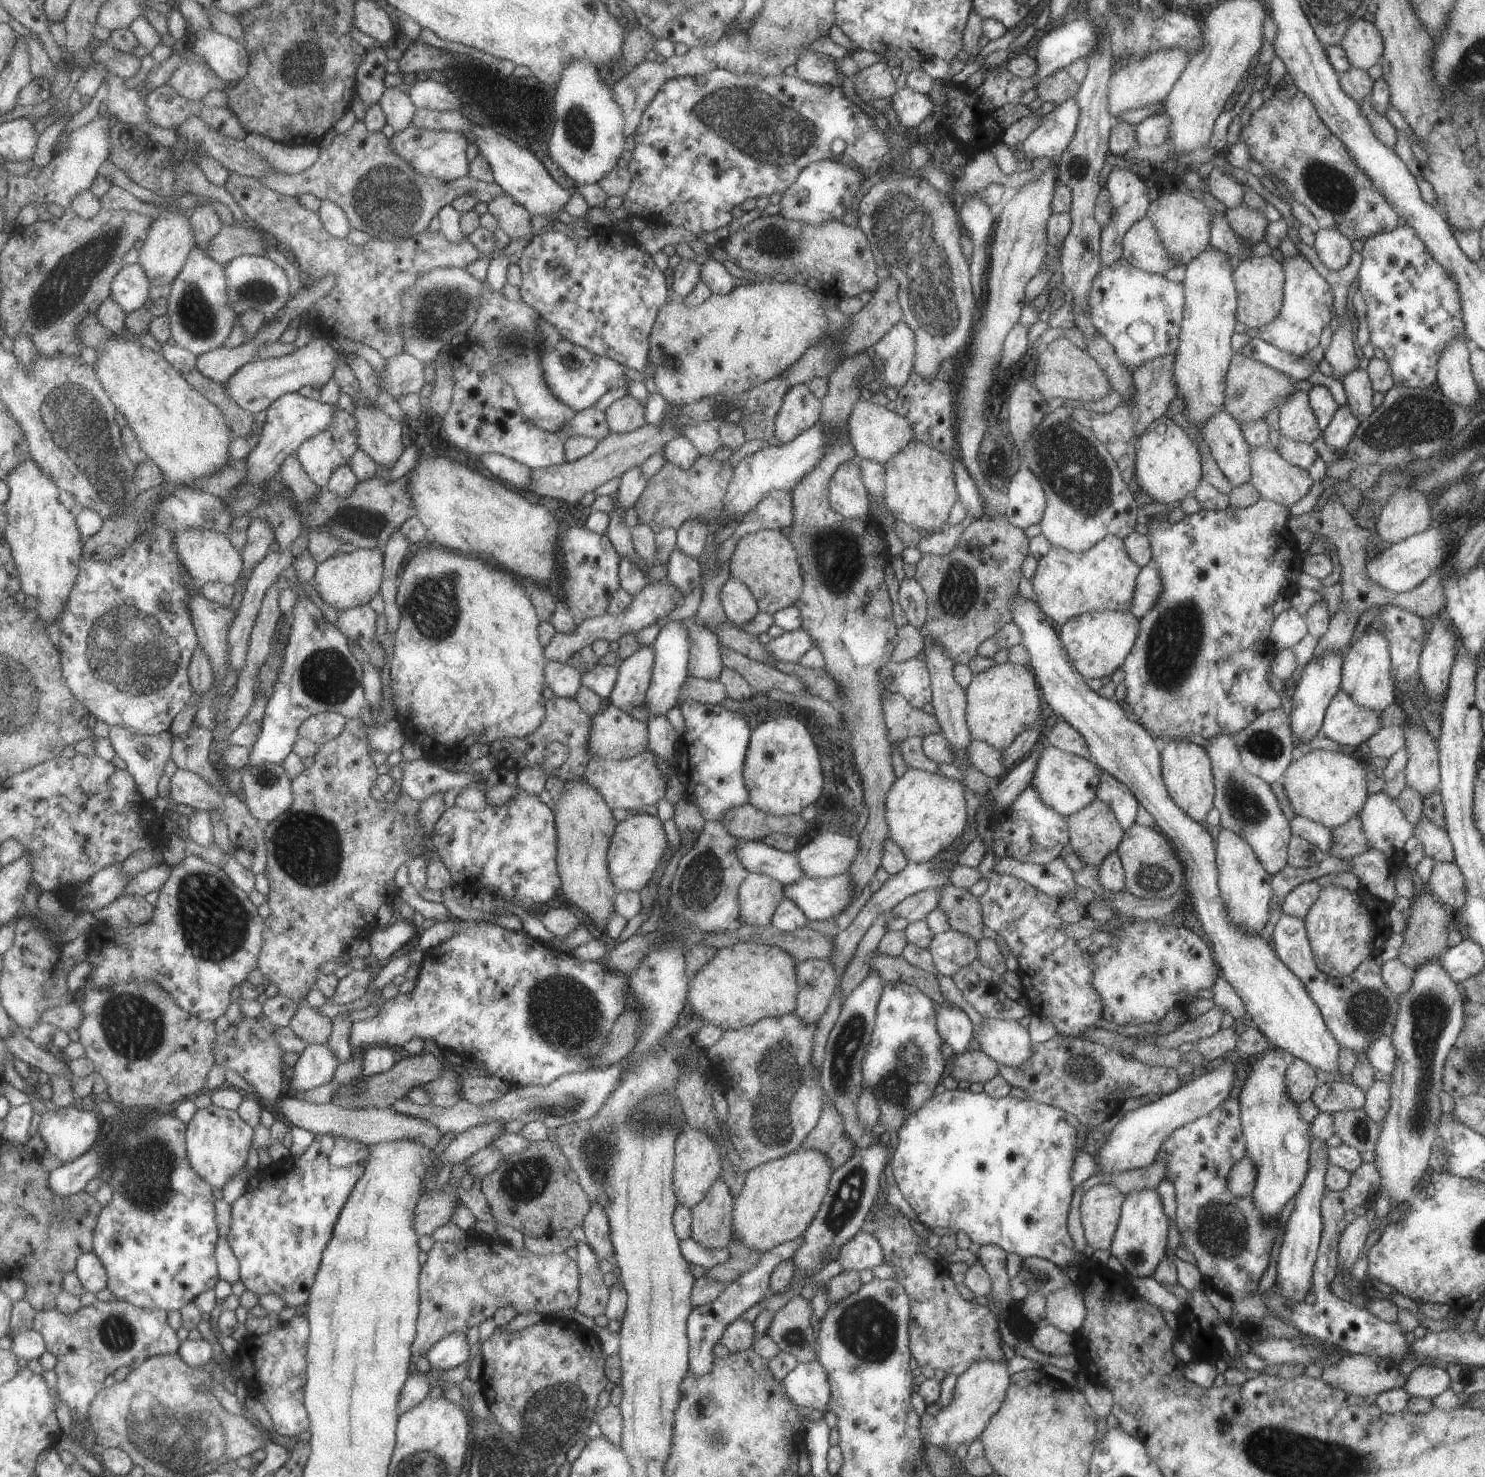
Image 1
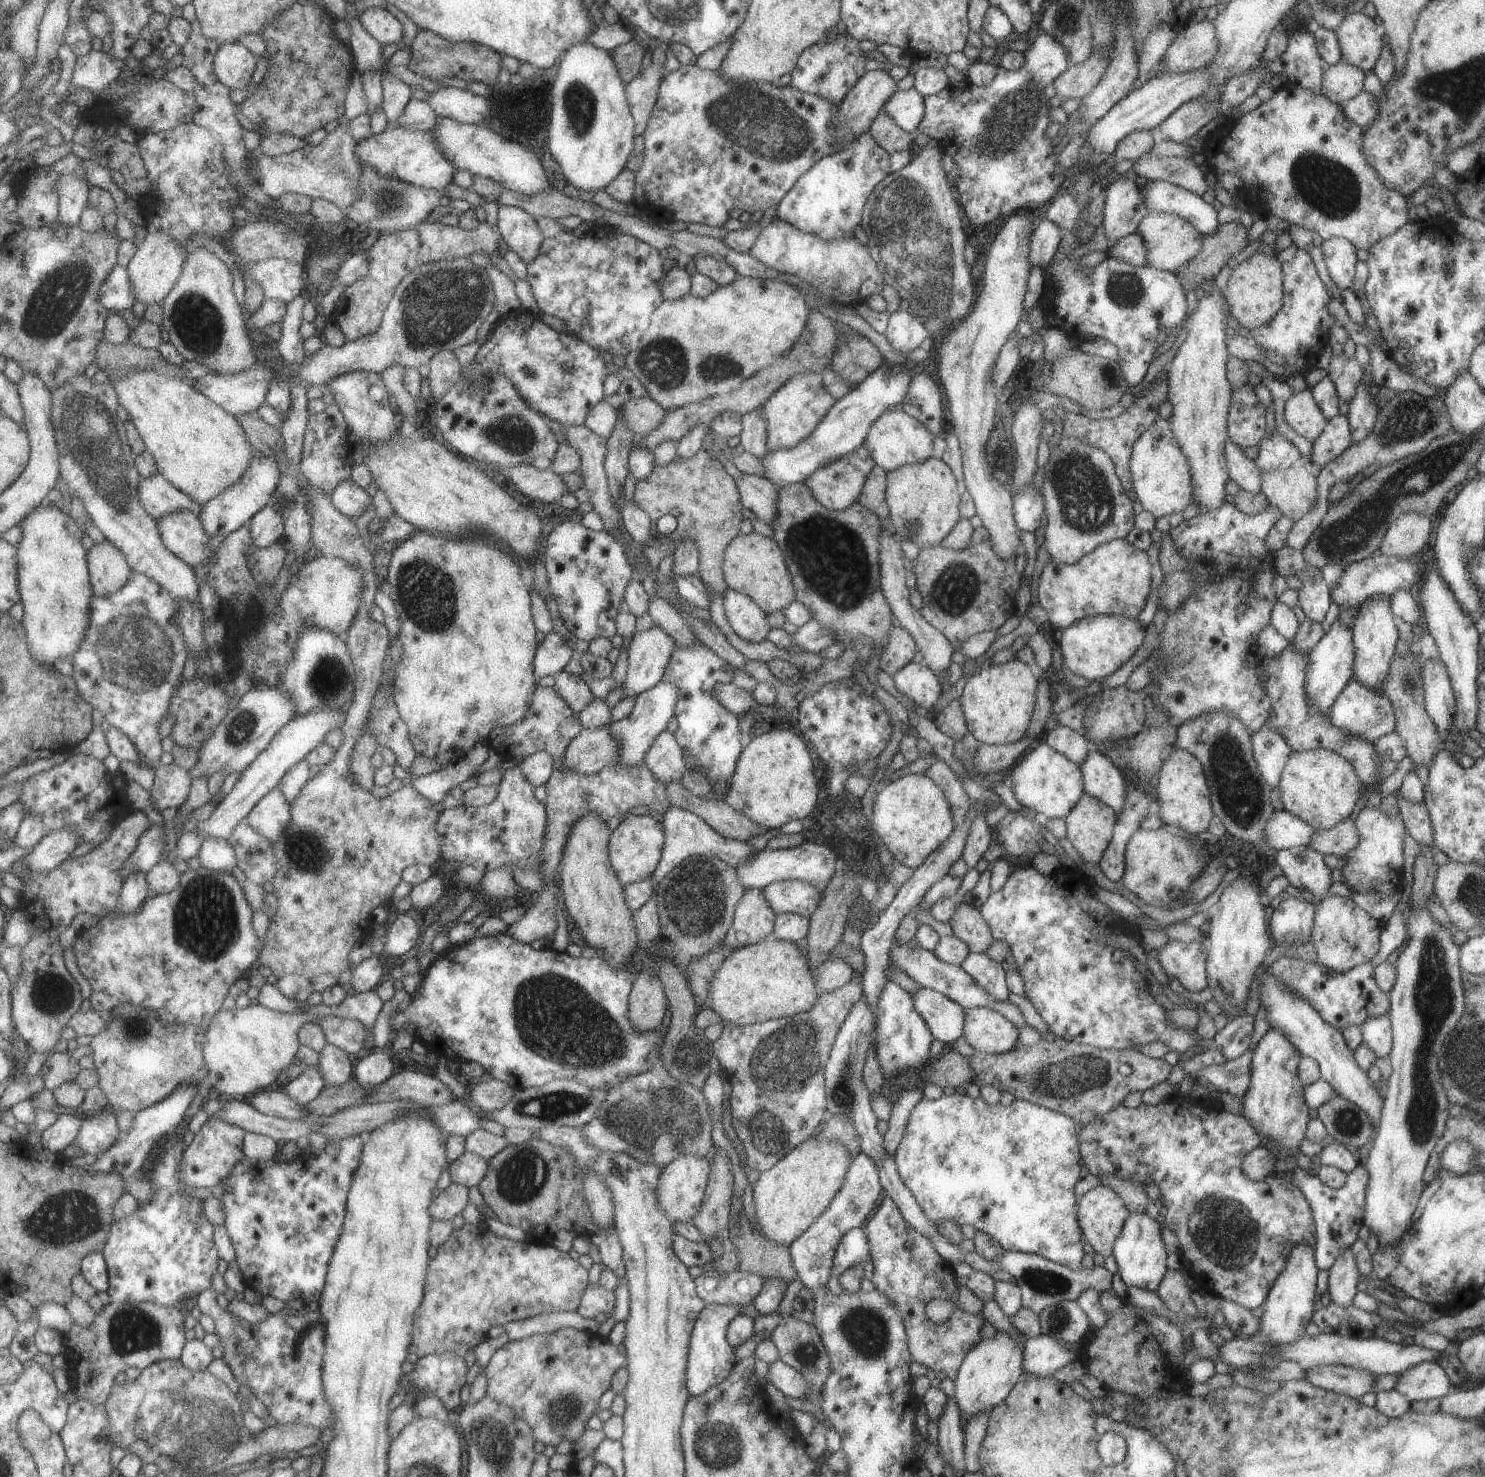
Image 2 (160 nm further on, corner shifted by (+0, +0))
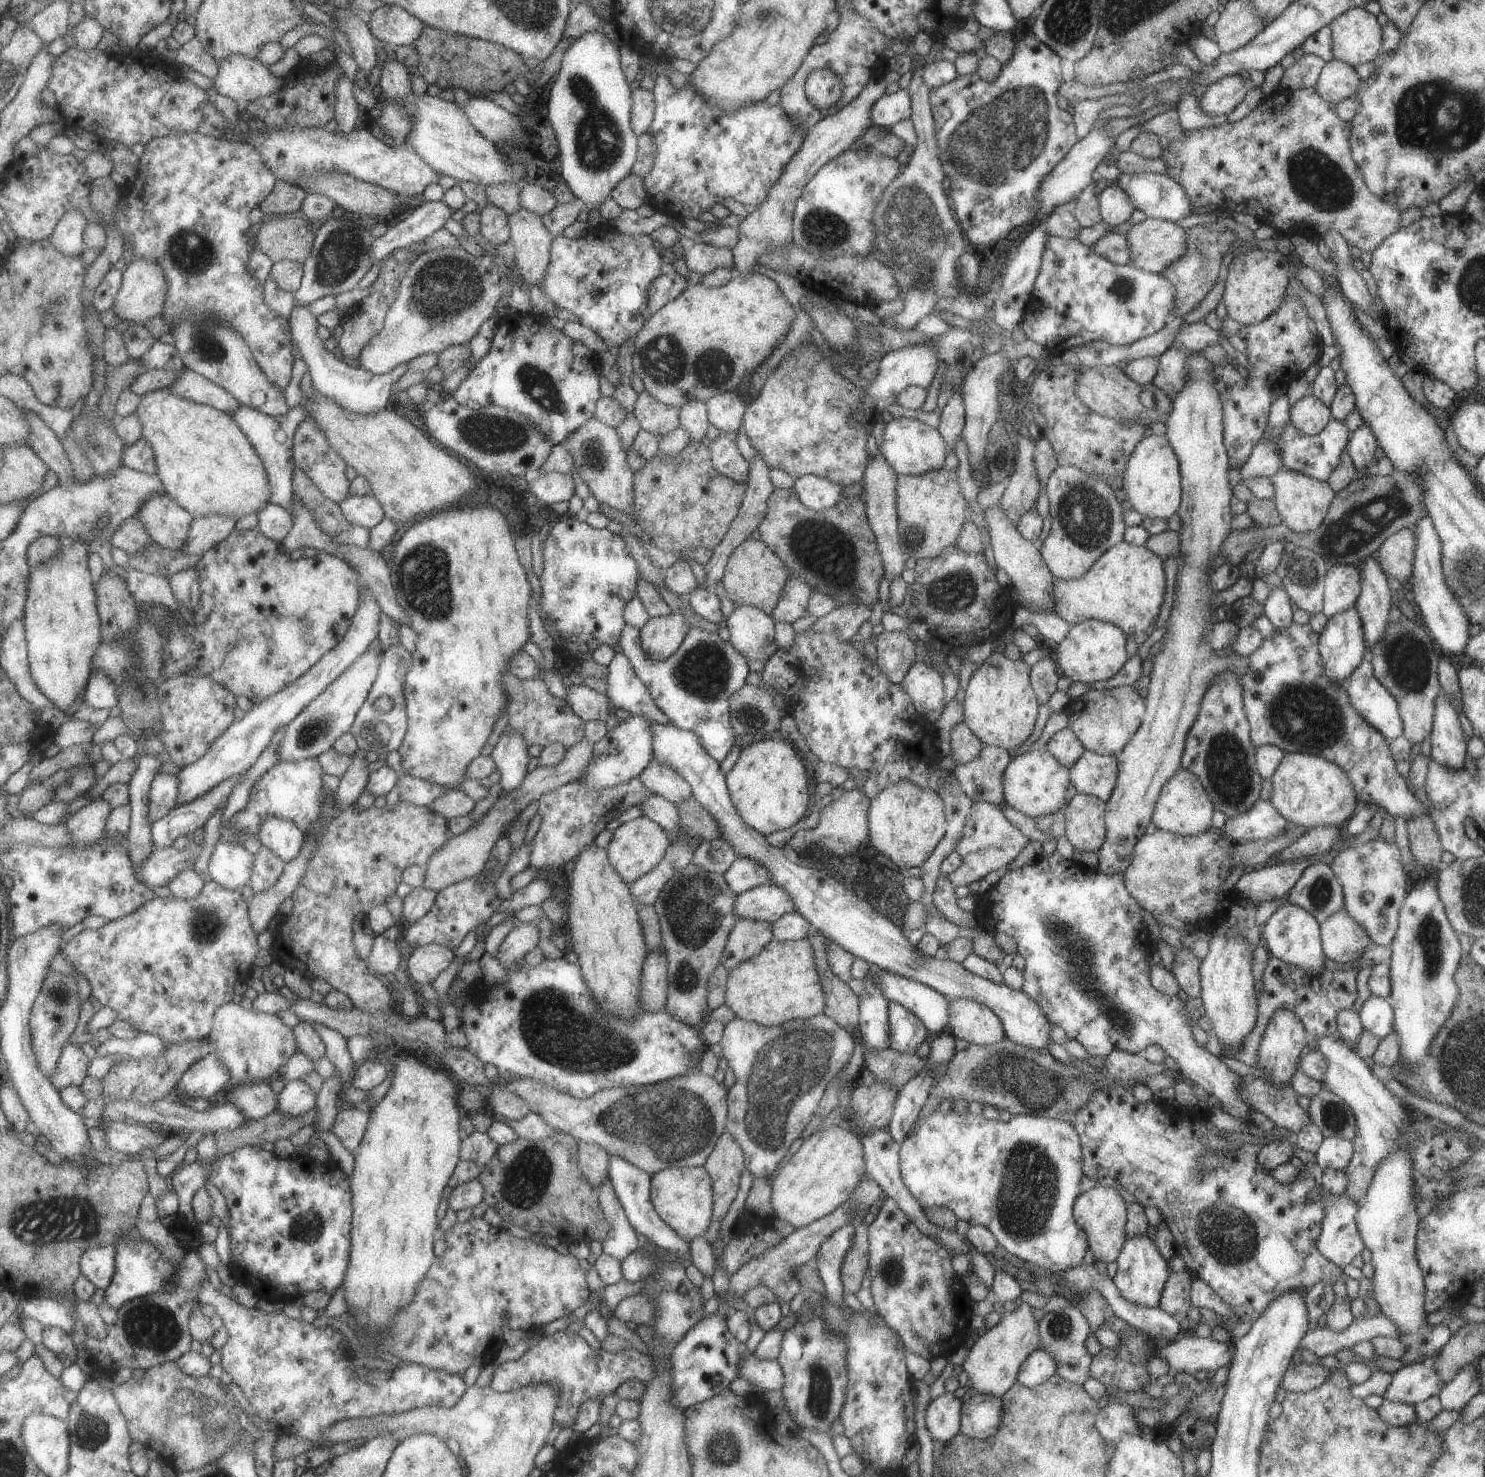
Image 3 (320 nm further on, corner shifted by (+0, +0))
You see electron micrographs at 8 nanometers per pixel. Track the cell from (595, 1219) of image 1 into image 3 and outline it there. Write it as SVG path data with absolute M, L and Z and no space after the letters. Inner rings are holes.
M576 1139L578 1167L581 1174L594 1186L607 1179L608 1154L598 1144Z

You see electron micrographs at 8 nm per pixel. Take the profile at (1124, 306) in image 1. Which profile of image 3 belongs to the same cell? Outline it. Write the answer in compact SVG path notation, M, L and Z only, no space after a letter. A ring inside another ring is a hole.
M1047 234L1038 273L1030 290L1029 308L1019 327L1026 339L1041 344L1047 351L1055 354L1095 340L1113 345L1130 344L1163 328L1171 317L1174 294L1173 285L1159 274L1139 270L1131 264L1111 264L1076 238L1062 239Z

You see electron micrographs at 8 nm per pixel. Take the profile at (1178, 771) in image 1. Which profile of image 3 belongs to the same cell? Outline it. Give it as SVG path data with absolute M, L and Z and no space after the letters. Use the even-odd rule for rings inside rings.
M1177 769L1171 778L1161 786L1154 804L1151 822L1156 829L1171 831L1181 836L1191 836L1211 828L1211 814L1214 806L1199 779L1188 770Z

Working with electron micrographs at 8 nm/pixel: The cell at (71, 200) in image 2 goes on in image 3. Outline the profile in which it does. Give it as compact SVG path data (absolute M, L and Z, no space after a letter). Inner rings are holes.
M69 211L52 234L52 243L57 247L57 250L71 257L83 254L87 247L84 234L88 224L87 215L83 211Z

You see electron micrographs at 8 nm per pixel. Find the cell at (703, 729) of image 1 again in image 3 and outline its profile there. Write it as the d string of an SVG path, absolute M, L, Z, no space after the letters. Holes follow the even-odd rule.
M625 625L618 643L622 653L629 659L637 678L649 690L657 708L677 728L695 733L701 746L719 763L731 745L737 743L731 728L729 697L745 686L749 672L746 659L741 656L729 640L722 640L716 632L691 627L683 637L677 650L660 661L650 659L640 645L640 634L636 628Z

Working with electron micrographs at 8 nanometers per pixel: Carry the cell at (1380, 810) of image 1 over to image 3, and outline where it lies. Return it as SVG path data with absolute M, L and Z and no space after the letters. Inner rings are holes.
M1381 838L1349 846L1333 857L1329 868L1342 886L1345 912L1369 937L1371 946L1388 949L1398 925L1398 912L1410 881L1399 861L1399 849Z

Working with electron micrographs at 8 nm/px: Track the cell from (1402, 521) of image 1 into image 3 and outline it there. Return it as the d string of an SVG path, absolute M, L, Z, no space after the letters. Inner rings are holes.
M1404 528L1390 534L1375 552L1383 574L1389 579L1405 584L1412 575L1415 537L1412 528Z

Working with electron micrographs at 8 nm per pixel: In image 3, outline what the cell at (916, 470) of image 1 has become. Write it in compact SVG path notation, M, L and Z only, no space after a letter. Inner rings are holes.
M939 469L920 475L897 475L895 490L898 539L906 558L932 559L945 547L956 544L967 520L967 509L955 471Z

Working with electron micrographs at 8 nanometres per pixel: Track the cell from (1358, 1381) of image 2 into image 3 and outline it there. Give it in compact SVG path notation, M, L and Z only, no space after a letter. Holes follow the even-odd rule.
M1291 1363L1279 1383L1287 1393L1304 1393L1317 1388L1329 1375L1329 1369L1318 1364Z

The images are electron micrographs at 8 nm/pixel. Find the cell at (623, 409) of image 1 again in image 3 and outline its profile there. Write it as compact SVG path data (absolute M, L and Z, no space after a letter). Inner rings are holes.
M644 390L637 395L632 410L640 428L658 438L680 426L678 412L679 408L663 404Z

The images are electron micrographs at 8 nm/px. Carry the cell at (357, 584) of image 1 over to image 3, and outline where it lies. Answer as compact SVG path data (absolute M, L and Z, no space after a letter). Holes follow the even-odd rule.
M257 526L248 529L244 532L234 530L229 538L226 538L215 548L205 553L203 558L197 562L197 570L200 572L202 584L202 597L200 605L197 605L193 610L194 624L183 622L179 624L177 614L170 612L171 618L171 637L164 642L164 668L163 679L173 678L175 675L191 675L192 677L210 676L218 683L221 683L225 688L233 691L236 696L246 696L253 703L258 703L280 693L289 685L297 682L305 673L316 665L316 662L321 660L328 652L340 645L344 640L344 636L348 633L349 627L352 625L352 620L356 616L357 609L360 608L360 600L362 595L361 581L363 581L360 572L353 568L345 559L329 554L325 551L320 551L313 558L300 557L297 560L291 558L291 553L285 551L280 542L269 538Z

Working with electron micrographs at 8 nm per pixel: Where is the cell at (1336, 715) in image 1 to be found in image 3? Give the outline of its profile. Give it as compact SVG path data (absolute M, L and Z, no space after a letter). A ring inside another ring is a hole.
M1367 658L1345 680L1343 688L1350 705L1388 741L1402 735L1402 720L1394 696L1373 676Z

